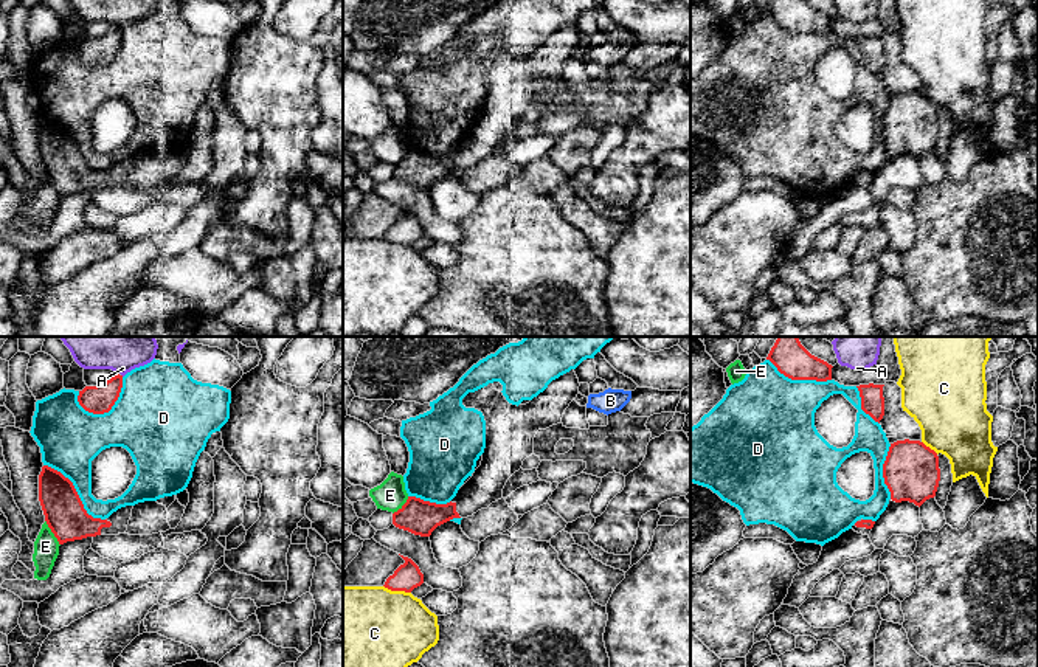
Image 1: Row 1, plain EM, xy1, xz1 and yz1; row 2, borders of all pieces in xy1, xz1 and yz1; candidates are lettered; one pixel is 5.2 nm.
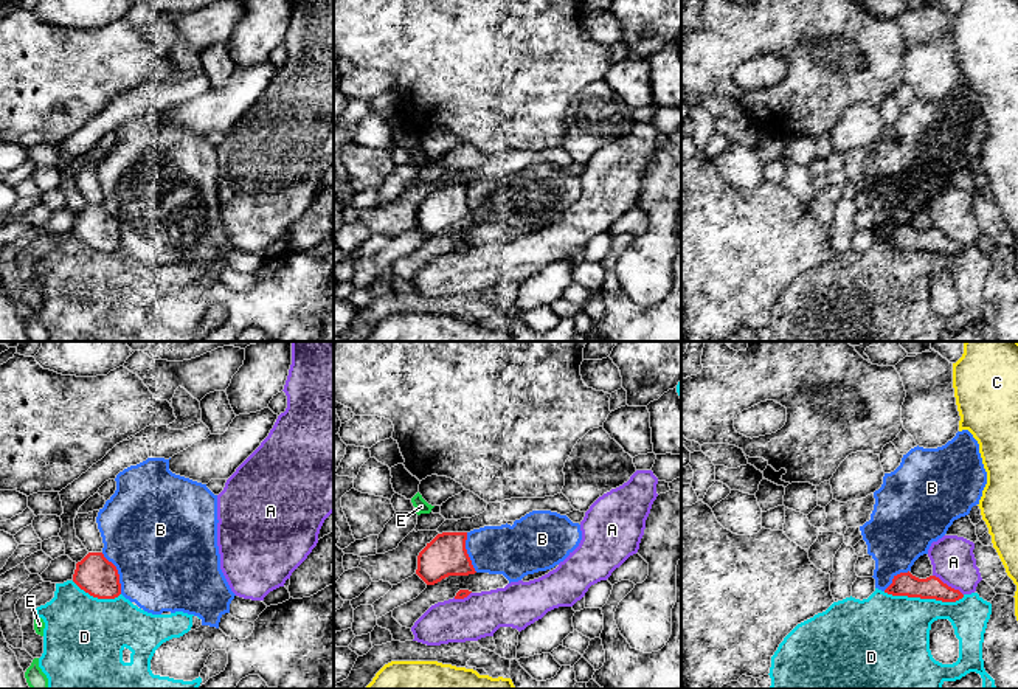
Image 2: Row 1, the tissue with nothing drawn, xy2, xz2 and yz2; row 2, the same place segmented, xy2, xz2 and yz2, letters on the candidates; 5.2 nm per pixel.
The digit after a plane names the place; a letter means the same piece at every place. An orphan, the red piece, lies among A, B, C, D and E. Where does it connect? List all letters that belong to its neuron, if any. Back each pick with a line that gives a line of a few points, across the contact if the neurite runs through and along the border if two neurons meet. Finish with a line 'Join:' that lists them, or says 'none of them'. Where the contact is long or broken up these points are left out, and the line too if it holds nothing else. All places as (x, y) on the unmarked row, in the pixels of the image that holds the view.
Join: none of them

